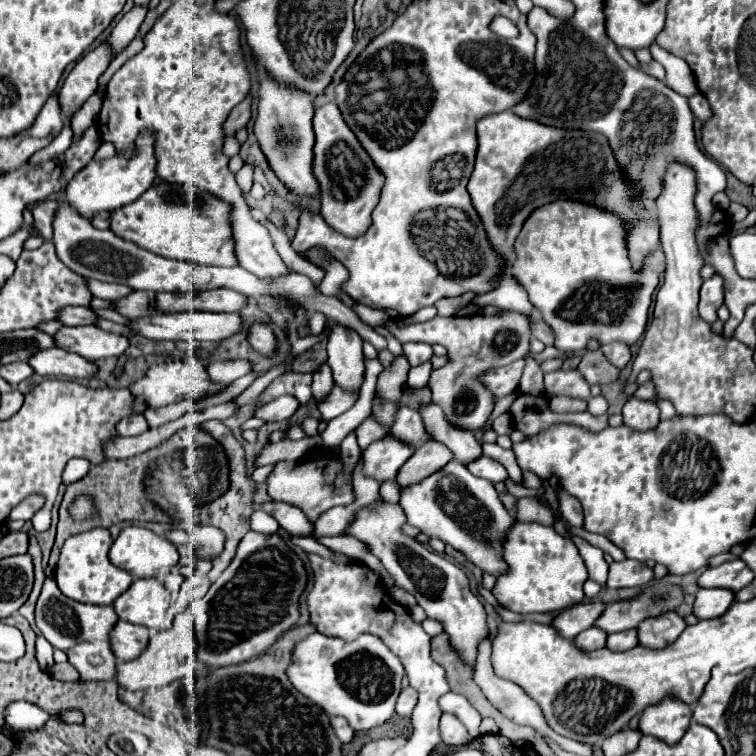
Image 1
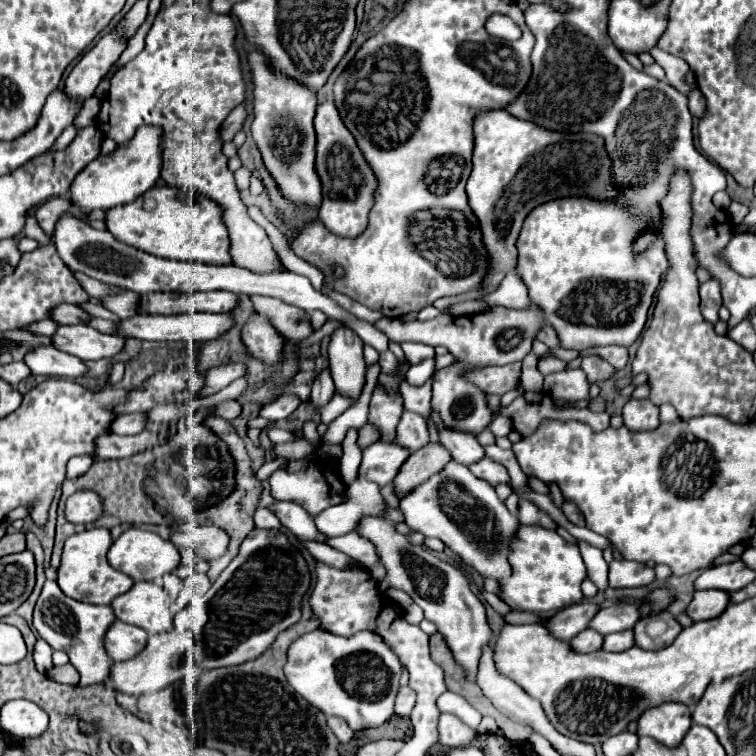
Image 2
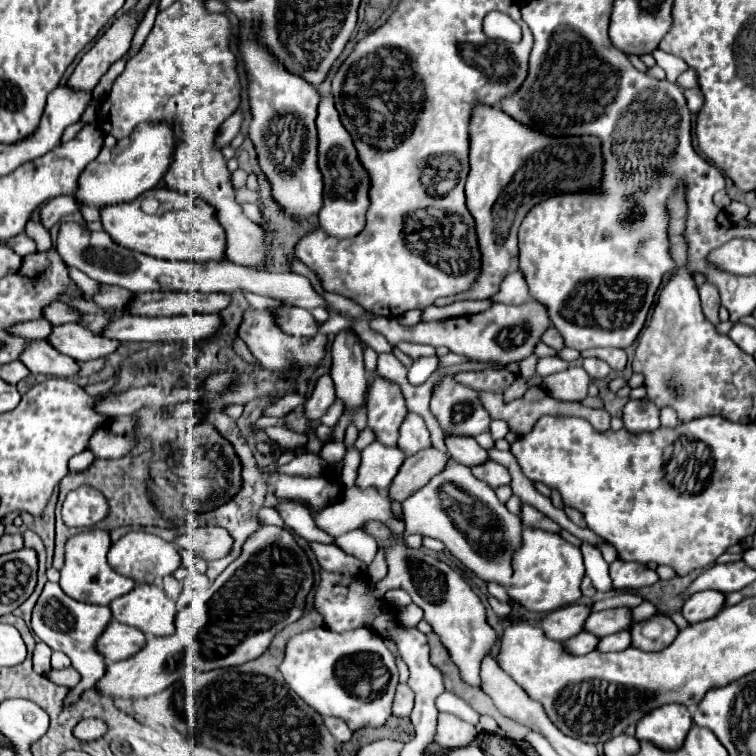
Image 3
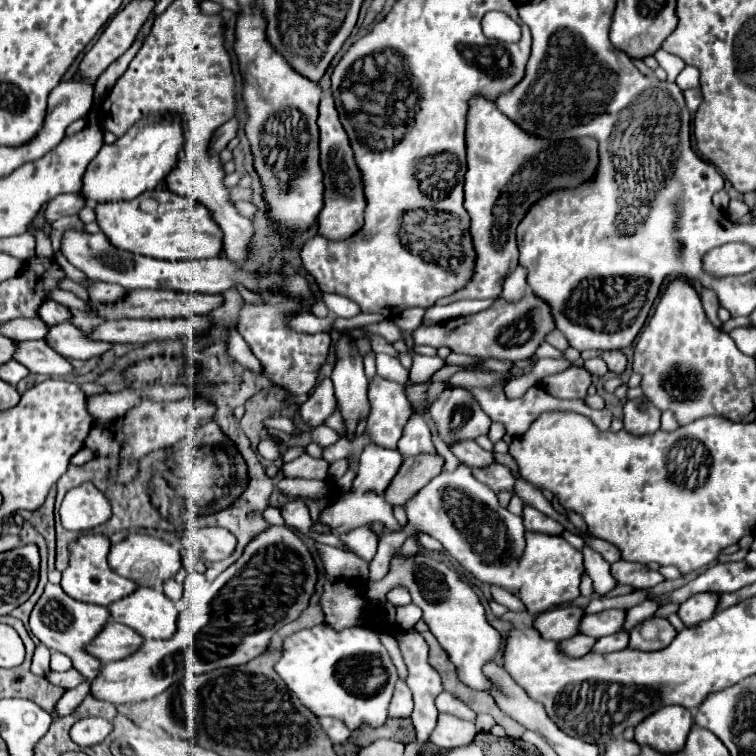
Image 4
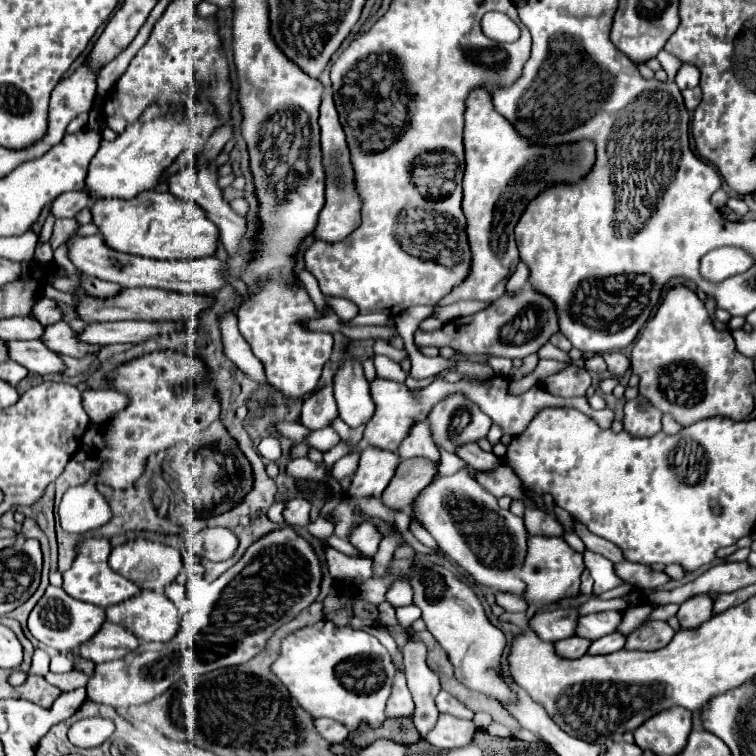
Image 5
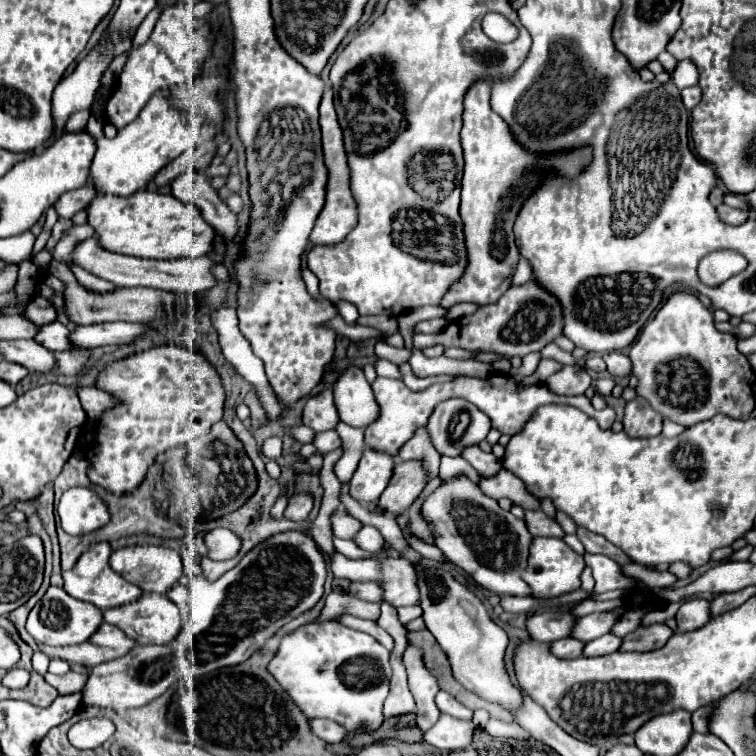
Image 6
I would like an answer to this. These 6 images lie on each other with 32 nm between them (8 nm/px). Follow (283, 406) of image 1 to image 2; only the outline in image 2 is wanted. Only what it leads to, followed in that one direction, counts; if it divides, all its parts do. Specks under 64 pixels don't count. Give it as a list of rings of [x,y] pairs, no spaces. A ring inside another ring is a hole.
[[[284,394],[284,396],[280,396],[280,398],[276,398],[276,400],[268,402],[268,404],[264,404],[264,406],[260,408],[258,416],[276,422],[276,420],[284,420],[284,418],[288,418],[298,406],[300,406],[298,396]]]

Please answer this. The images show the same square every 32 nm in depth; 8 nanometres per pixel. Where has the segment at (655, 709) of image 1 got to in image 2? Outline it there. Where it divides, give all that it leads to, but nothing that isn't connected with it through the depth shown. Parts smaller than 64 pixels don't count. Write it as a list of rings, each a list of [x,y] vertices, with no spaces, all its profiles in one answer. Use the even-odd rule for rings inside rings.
[[[666,702],[648,708],[638,720],[638,736],[650,736],[670,748],[678,746],[692,724],[692,712],[686,704]]]

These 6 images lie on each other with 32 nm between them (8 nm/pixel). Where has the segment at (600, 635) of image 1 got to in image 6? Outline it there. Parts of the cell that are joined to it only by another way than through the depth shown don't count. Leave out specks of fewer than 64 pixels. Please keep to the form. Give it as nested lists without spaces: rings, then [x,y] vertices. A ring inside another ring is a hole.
[[[570,636],[564,638],[564,640],[556,640],[556,642],[550,644],[552,654],[556,654],[560,658],[580,658],[584,646],[586,646],[586,642],[576,640],[576,638],[570,638]]]

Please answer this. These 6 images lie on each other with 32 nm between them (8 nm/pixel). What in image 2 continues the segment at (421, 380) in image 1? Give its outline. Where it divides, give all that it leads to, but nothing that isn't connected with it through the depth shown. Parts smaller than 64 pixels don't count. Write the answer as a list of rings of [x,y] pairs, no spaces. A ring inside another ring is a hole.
[[[434,358],[423,360],[409,367],[406,372],[406,380],[413,386],[421,386],[433,375],[435,370]]]

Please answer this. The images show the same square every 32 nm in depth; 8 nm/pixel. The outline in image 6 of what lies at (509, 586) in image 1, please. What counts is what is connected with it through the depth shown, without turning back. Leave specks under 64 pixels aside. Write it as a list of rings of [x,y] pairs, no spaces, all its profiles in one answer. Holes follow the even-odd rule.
[[[532,538],[528,568],[524,572],[524,582],[532,590],[532,598],[558,598],[562,594],[574,592],[580,588],[580,574],[584,570],[584,560],[576,554],[562,538]]]

